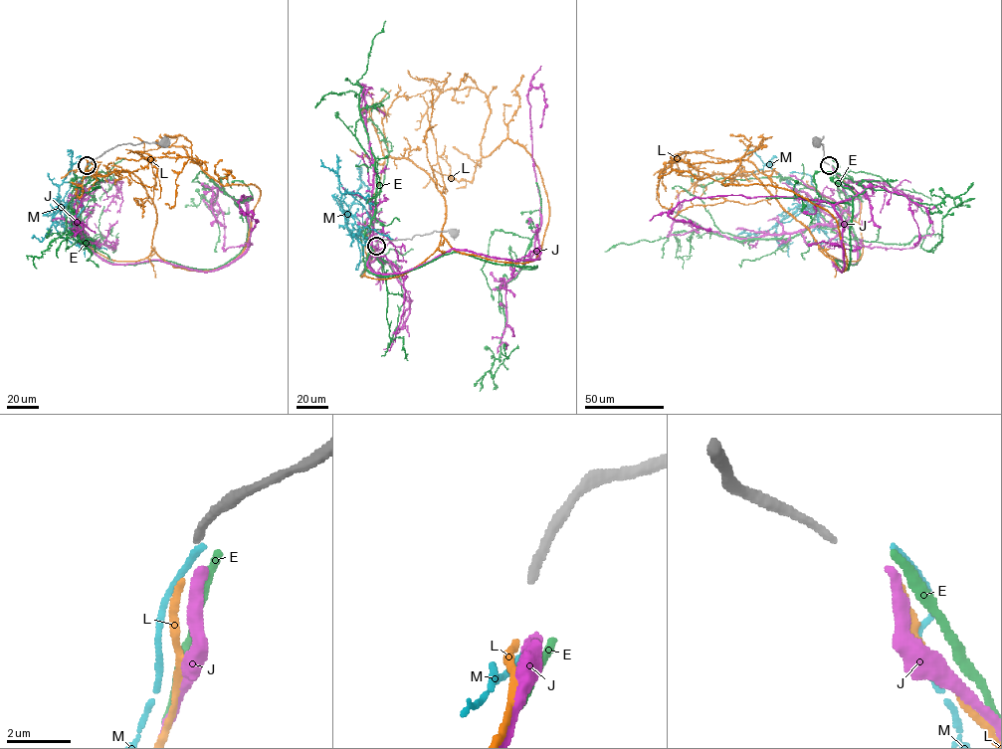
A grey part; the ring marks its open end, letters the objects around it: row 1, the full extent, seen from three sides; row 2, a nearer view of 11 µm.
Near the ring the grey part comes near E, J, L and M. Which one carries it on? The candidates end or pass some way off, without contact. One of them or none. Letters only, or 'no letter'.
no letter

